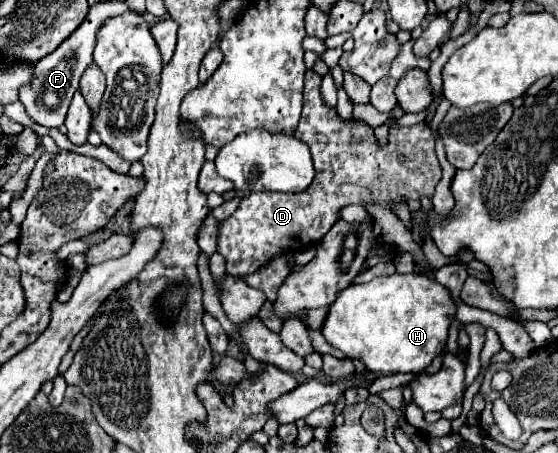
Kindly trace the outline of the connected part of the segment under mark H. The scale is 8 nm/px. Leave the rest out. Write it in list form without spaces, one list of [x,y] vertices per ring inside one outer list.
[[[394,273],[390,277],[376,277],[370,283],[350,285],[348,289],[344,289],[344,293],[340,293],[340,297],[332,303],[328,311],[322,335],[330,345],[344,351],[348,359],[360,359],[372,373],[422,373],[432,363],[432,359],[444,351],[448,329],[454,317],[456,303],[448,287],[426,275]]]

